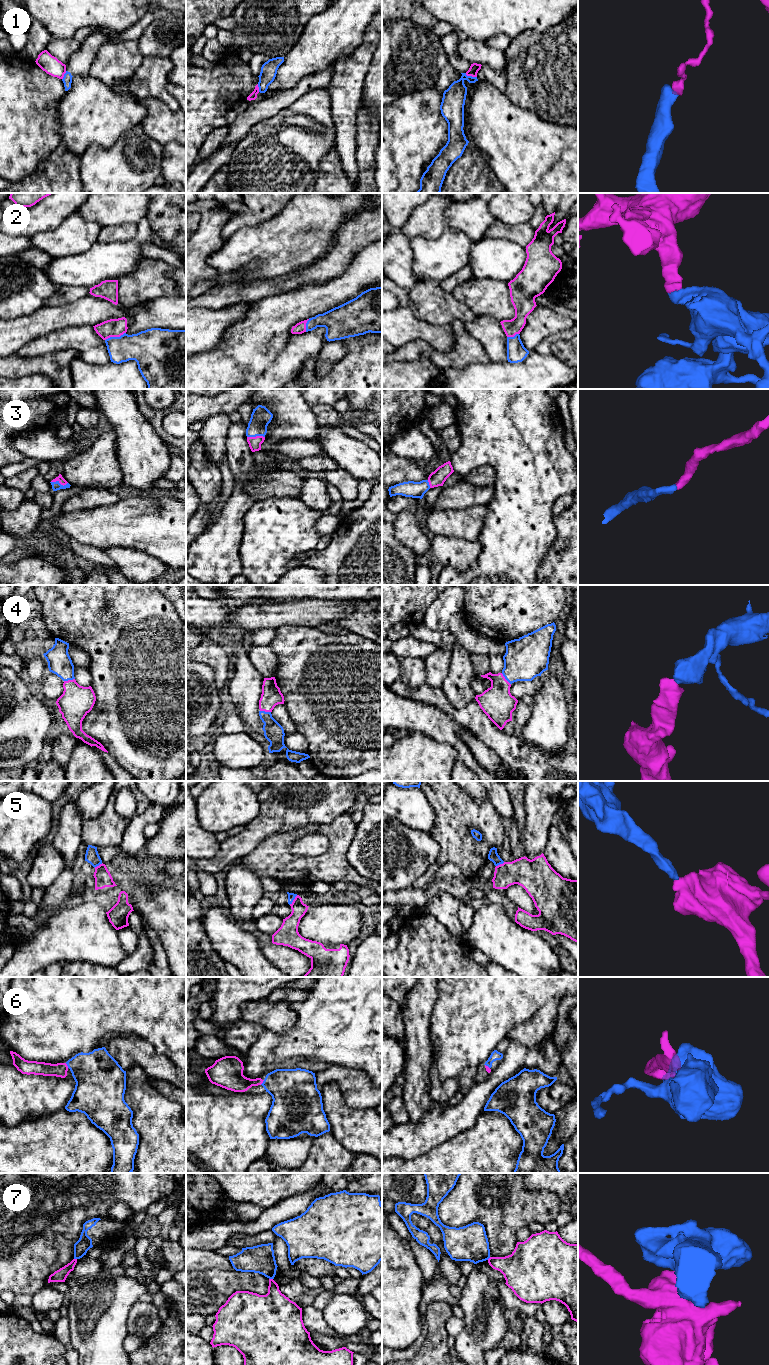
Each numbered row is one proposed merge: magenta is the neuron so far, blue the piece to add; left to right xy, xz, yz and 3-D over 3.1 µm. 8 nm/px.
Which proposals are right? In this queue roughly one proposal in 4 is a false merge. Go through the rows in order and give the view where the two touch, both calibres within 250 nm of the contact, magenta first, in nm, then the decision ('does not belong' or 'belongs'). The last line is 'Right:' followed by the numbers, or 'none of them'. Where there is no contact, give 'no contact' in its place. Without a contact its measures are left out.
1: contact in yz; calibres 80 and 180 nm; does not belong
2: contact in xy; calibres 140 and 260 nm; belongs
3: contact in xy; calibres 60 and 70 nm; belongs
4: contact in yz; calibres 260 and 340 nm; belongs
5: contact in xz; calibres 140 and 60 nm; belongs
6: contact in xy; calibres 110 and 360 nm; belongs
7: contact in xz; calibres 300 and 220 nm; does not belong
Right: 2, 3, 4, 5, 6

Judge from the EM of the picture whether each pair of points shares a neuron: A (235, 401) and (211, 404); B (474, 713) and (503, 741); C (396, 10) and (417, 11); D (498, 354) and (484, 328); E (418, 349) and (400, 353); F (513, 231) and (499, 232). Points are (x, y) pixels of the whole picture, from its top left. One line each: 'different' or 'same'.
A: same
B: same
C: same
D: same
E: same
F: same

